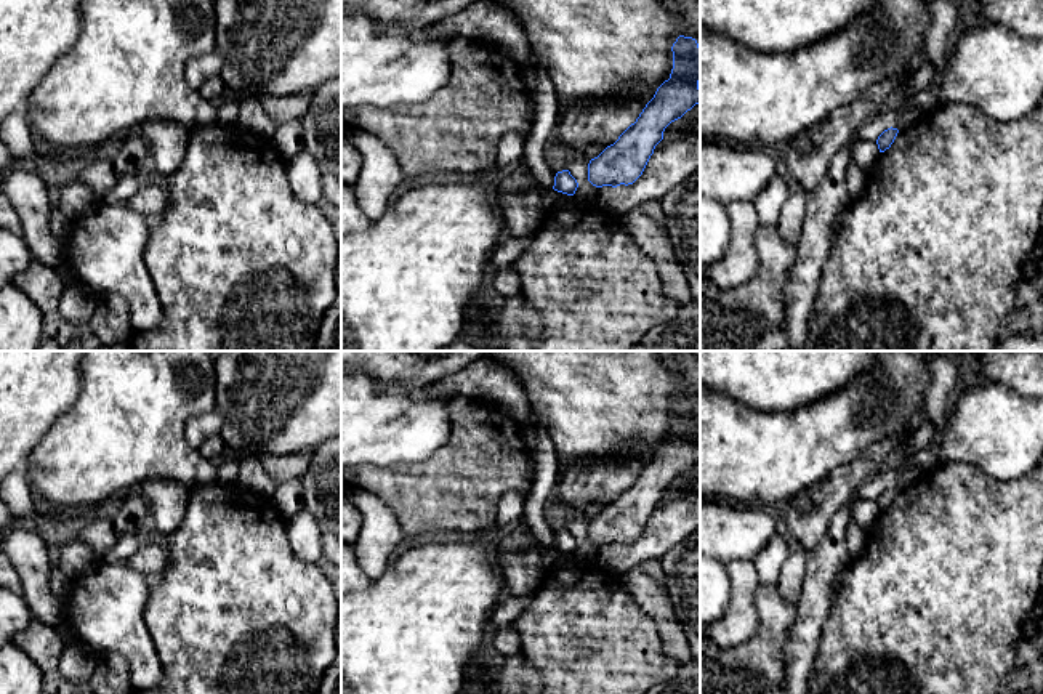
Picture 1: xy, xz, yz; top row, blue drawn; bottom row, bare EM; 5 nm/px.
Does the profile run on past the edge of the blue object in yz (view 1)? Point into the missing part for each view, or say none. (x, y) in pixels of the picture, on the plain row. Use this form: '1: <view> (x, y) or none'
1: none

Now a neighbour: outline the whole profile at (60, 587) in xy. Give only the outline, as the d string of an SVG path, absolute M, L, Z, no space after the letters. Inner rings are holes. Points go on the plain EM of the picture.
M48 545L48 553L51 558L51 575L50 575L50 590L58 598L66 598L69 593L69 582L64 577L62 571L59 569L59 556L61 556L62 547L59 545Z

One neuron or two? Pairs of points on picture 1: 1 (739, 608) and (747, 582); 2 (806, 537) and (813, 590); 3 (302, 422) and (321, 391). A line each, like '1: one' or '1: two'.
1: one
2: two
3: one

